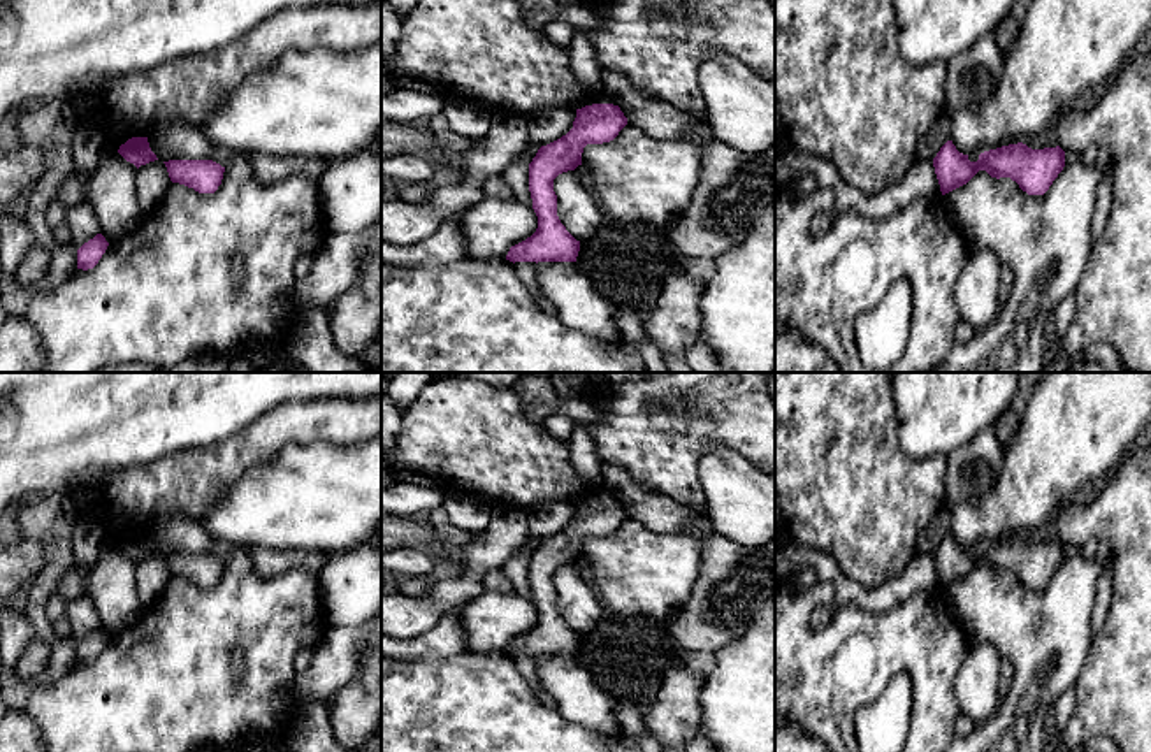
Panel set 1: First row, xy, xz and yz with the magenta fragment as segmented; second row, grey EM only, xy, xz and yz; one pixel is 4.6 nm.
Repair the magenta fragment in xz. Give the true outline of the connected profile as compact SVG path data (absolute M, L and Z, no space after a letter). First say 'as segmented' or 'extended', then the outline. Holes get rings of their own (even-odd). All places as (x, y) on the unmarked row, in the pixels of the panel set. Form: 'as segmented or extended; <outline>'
as segmented; M592 497L576 503L573 522L561 532L541 539L529 557L529 585L538 610L536 625L510 641L510 655L576 655L580 634L576 634L557 610L557 589L554 573L582 559L587 538L613 534L627 518L619 499Z

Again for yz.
as segmented; M947 534L933 552L935 568L942 589L966 578L979 564L986 564L991 571L1010 571L1028 589L1044 589L1058 568L1065 560L1065 545L1056 541L1032 543L1023 536L1002 539L979 548L977 555L970 555L968 548L956 543L952 534Z

